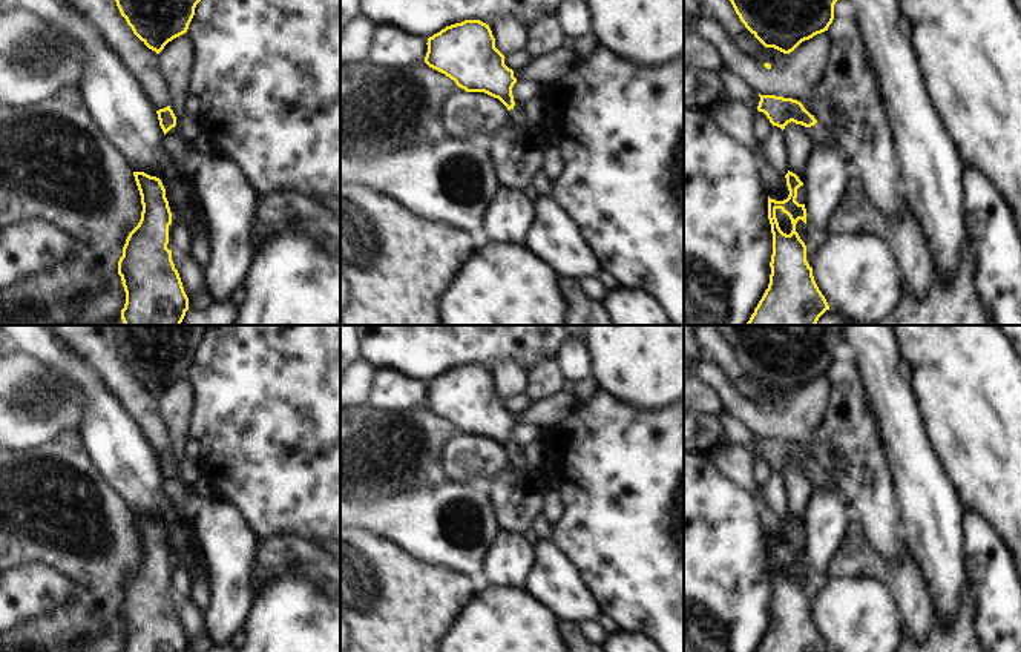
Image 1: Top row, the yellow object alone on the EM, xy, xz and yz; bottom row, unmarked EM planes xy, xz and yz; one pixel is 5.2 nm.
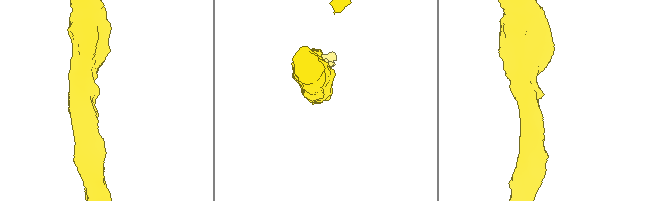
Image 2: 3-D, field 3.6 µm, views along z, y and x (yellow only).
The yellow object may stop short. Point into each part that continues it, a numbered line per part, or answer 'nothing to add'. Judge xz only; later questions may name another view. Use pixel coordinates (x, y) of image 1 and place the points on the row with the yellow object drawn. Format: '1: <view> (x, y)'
1: xz (515, 114).

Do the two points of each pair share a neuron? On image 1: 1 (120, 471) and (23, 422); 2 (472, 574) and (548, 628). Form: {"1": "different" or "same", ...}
{"1": "different", "2": "different"}

